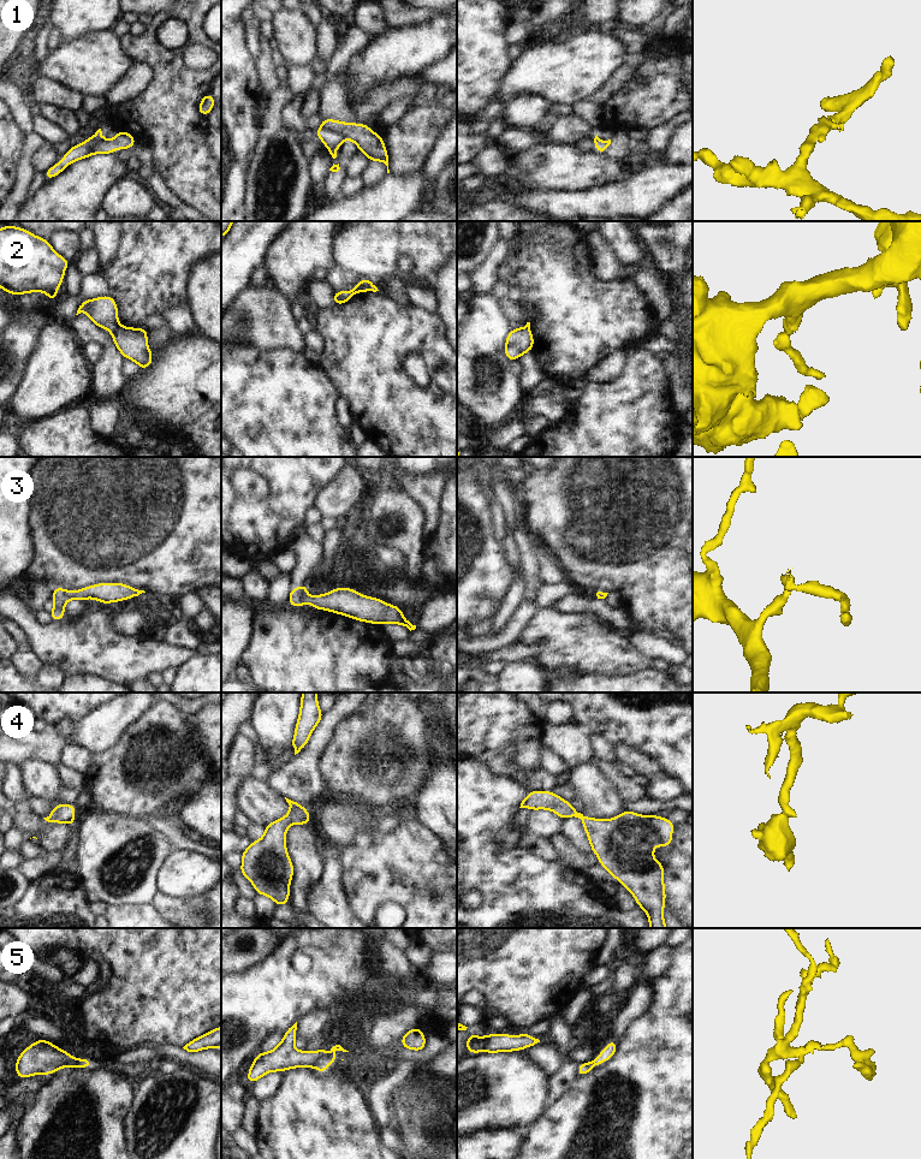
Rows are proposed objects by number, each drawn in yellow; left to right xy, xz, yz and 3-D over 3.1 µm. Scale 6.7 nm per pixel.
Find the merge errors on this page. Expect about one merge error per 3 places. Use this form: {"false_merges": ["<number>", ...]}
{"false_merges": ["2", "5"]}

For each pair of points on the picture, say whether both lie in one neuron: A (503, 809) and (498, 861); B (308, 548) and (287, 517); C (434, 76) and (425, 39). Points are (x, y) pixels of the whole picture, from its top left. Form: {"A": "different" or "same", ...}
{"A": "same", "B": "different", "C": "different"}

